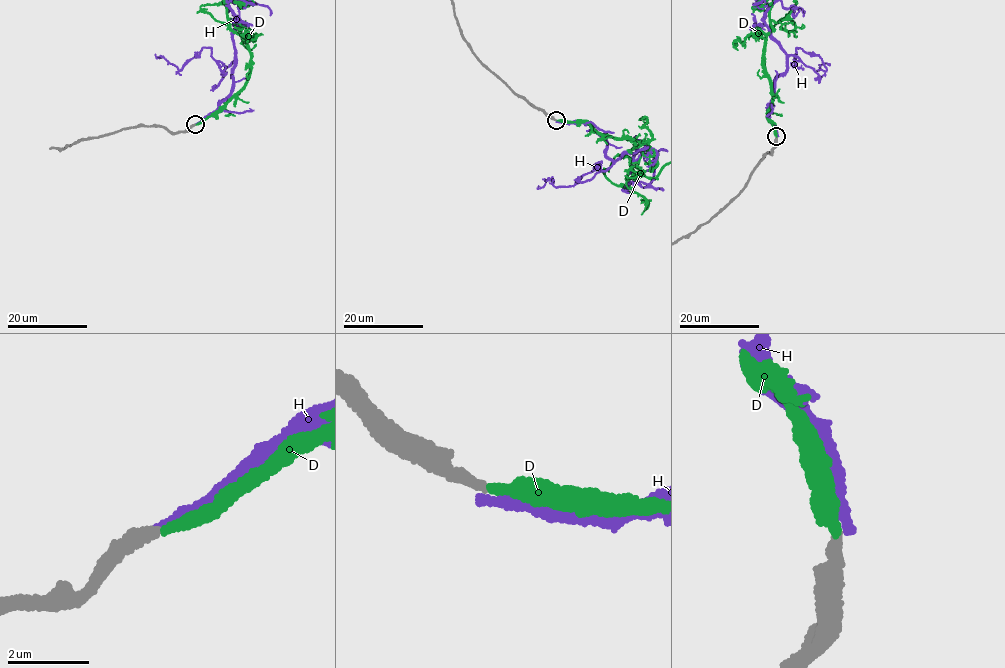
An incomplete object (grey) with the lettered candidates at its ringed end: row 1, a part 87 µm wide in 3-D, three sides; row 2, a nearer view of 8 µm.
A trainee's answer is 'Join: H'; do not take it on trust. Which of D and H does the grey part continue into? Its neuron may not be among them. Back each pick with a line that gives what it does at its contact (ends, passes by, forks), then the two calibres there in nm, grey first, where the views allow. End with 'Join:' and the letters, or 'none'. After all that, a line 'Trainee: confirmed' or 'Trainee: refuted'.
D: it ends; calibres 320 and 320 nm
Join: D
Trainee: refuted

